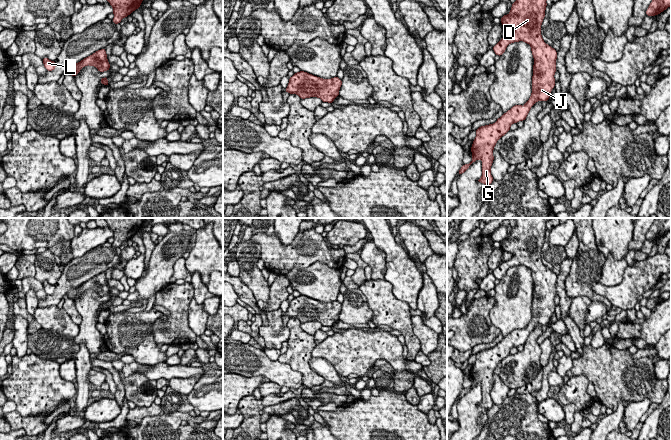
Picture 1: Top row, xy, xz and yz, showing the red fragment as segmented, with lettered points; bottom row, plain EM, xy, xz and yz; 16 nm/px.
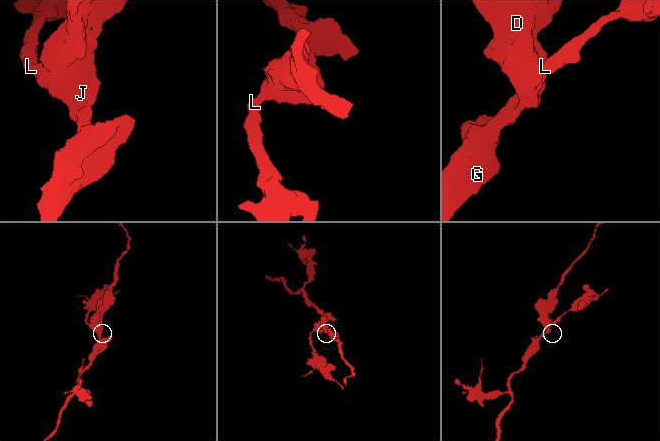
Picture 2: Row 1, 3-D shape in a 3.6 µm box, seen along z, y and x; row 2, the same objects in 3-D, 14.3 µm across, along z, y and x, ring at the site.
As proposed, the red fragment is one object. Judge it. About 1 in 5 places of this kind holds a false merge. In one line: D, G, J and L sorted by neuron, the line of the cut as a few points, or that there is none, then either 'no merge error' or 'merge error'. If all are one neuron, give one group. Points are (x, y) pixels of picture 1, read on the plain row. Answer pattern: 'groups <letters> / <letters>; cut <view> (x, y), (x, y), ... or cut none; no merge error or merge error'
groups D G J L; cut none; no merge error

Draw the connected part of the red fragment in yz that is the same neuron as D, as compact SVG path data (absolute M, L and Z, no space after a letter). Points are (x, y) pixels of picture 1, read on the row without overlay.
M514 218L516 226L512 227L510 237L501 241L501 248L505 252L511 253L512 257L508 261L502 261L502 263L495 270L493 270L493 274L496 279L501 280L505 276L507 270L511 267L523 265L531 270L534 282L532 318L525 328L513 330L510 334L498 342L495 347L481 350L476 353L476 361L471 371L472 385L469 388L462 389L458 396L459 399L464 397L476 384L481 383L482 401L478 405L489 410L493 406L490 393L494 384L494 370L497 368L498 363L510 355L510 350L513 347L524 345L531 331L537 325L543 326L549 324L551 315L555 311L554 298L557 294L557 275L544 266L541 259L541 249L545 241L545 234L547 230L546 224L550 219L551 218Z

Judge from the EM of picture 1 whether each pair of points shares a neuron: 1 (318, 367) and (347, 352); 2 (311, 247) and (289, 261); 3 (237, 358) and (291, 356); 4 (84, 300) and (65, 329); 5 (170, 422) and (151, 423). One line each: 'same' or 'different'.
1: different
2: same
3: different
4: different
5: same

